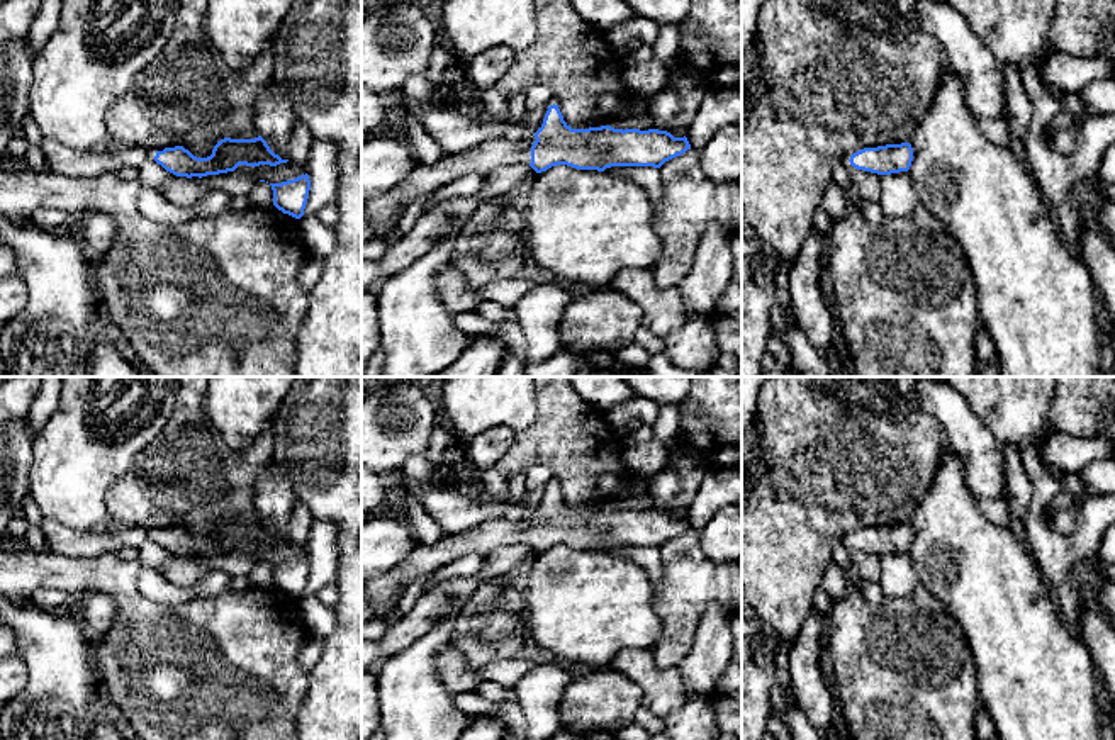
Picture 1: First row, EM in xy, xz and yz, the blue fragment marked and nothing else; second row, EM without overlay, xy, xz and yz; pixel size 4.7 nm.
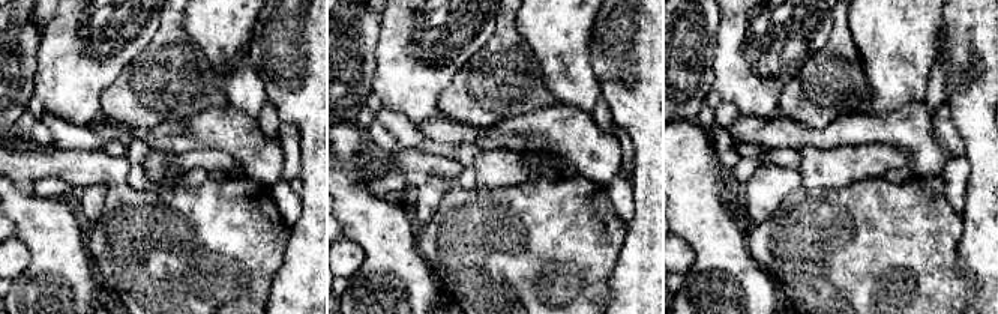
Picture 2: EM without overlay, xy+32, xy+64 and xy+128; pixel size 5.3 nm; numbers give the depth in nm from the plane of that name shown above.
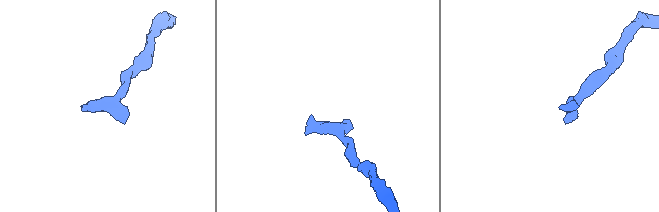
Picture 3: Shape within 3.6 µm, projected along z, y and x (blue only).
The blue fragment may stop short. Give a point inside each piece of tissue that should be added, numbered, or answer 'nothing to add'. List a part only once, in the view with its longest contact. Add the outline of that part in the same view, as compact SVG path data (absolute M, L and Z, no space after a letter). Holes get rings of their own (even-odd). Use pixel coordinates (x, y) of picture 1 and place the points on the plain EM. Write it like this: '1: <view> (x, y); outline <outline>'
1: xz (382, 593); outline M506 518L485 519L463 533L445 535L434 545L417 545L409 557L395 569L361 586L361 597L382 614L397 606L406 587L423 575L433 574L443 565L465 555L477 553L487 557L494 550L531 543L529 519L511 521Z

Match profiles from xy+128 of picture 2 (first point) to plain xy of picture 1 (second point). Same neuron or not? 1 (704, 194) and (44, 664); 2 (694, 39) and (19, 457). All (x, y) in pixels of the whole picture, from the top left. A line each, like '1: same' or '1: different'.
1: same
2: same

